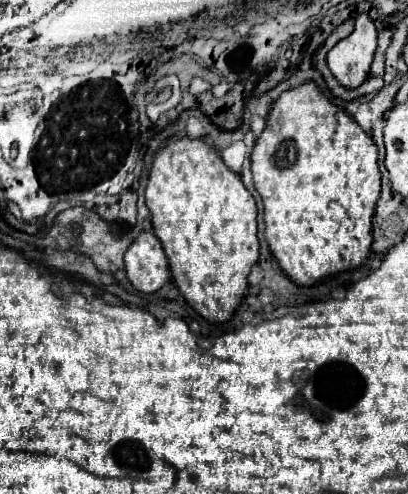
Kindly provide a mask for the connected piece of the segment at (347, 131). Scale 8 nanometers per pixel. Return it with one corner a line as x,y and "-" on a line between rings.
306,81
284,91
272,105
266,129
252,151
254,187
264,203
266,241
282,271
298,285
358,267
372,245
372,217
380,197
378,147
344,109
330,103
316,83

